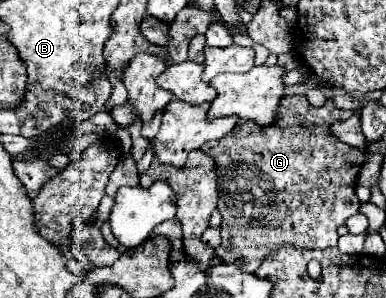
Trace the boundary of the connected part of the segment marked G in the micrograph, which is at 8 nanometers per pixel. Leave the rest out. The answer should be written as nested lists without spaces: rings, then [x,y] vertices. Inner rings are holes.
[[[302,94],[284,96],[276,120],[270,126],[240,122],[240,126],[228,136],[202,146],[202,150],[214,158],[218,168],[218,210],[224,220],[220,226],[222,244],[220,250],[214,250],[214,256],[222,260],[222,264],[238,264],[244,272],[254,272],[262,264],[264,256],[274,252],[280,244],[296,244],[298,248],[308,250],[336,246],[338,226],[346,224],[360,206],[356,196],[356,178],[364,164],[364,154],[358,148],[340,142],[330,130],[334,122],[348,120],[350,116],[354,116],[354,112],[338,110],[330,100],[316,108]],[[248,220],[254,220],[254,230],[250,234]]]

